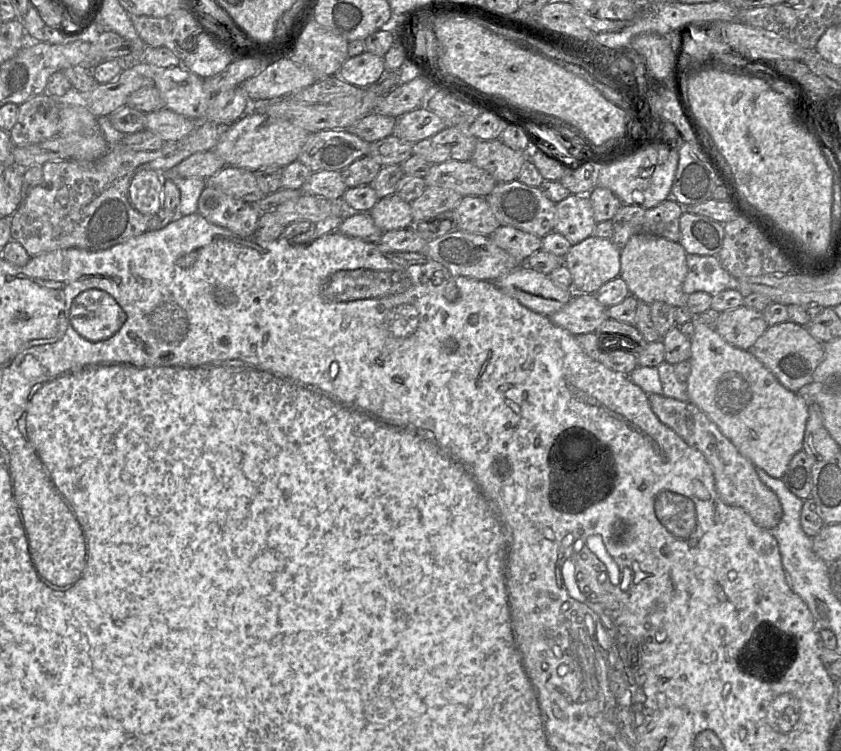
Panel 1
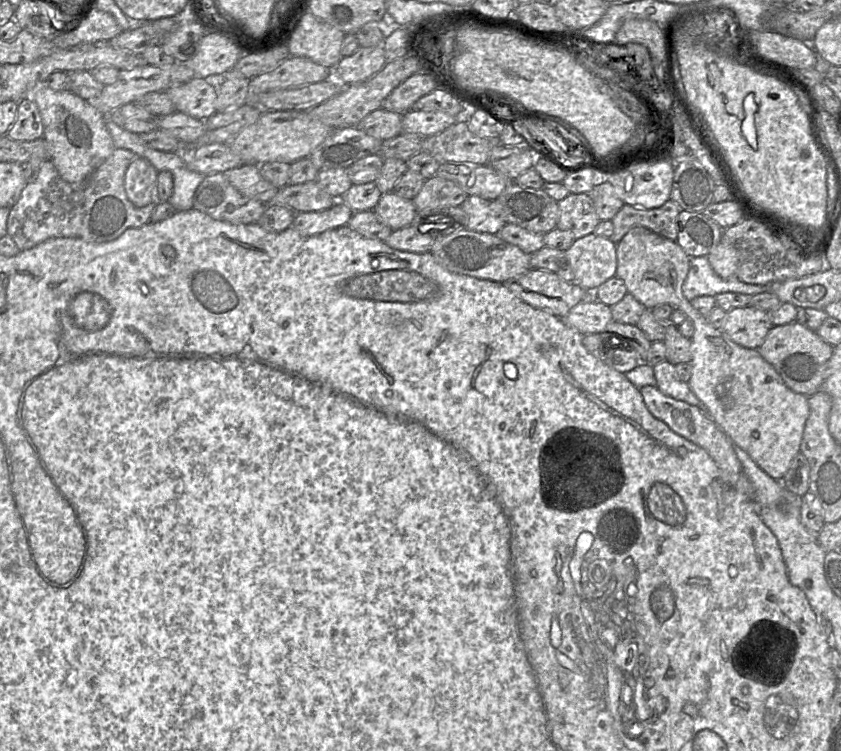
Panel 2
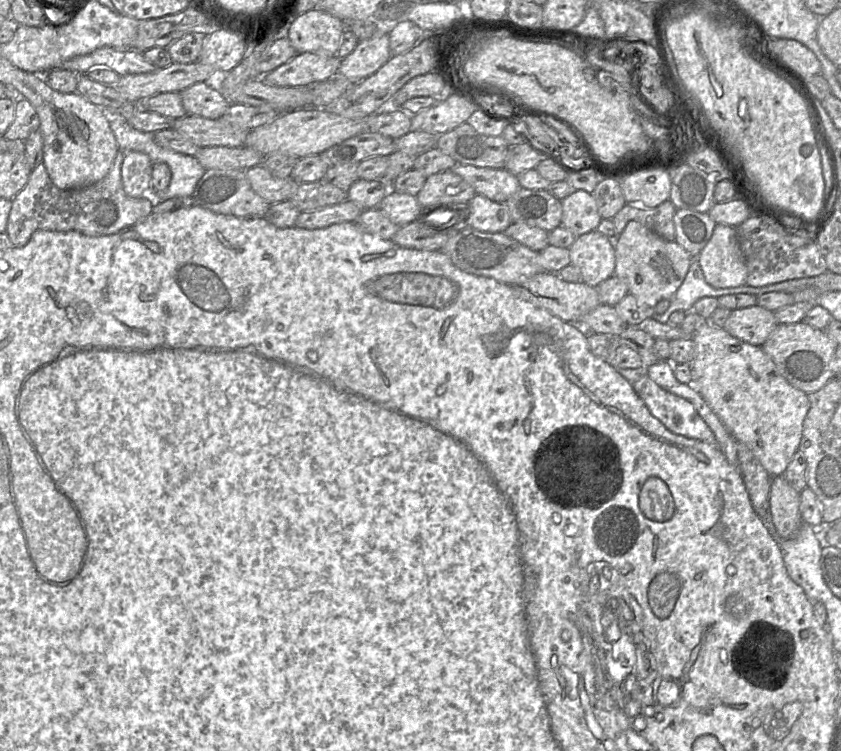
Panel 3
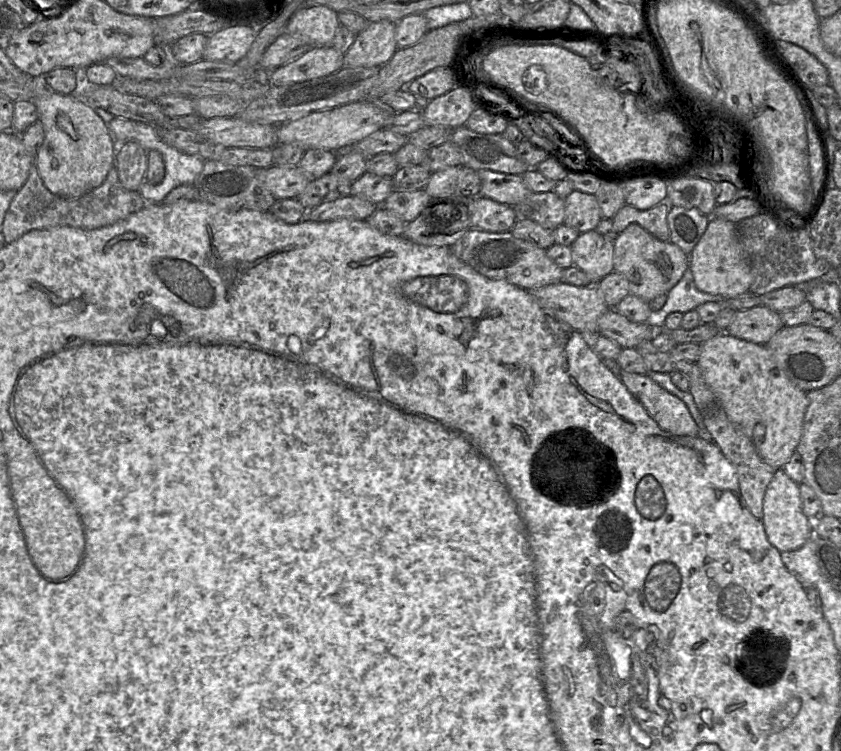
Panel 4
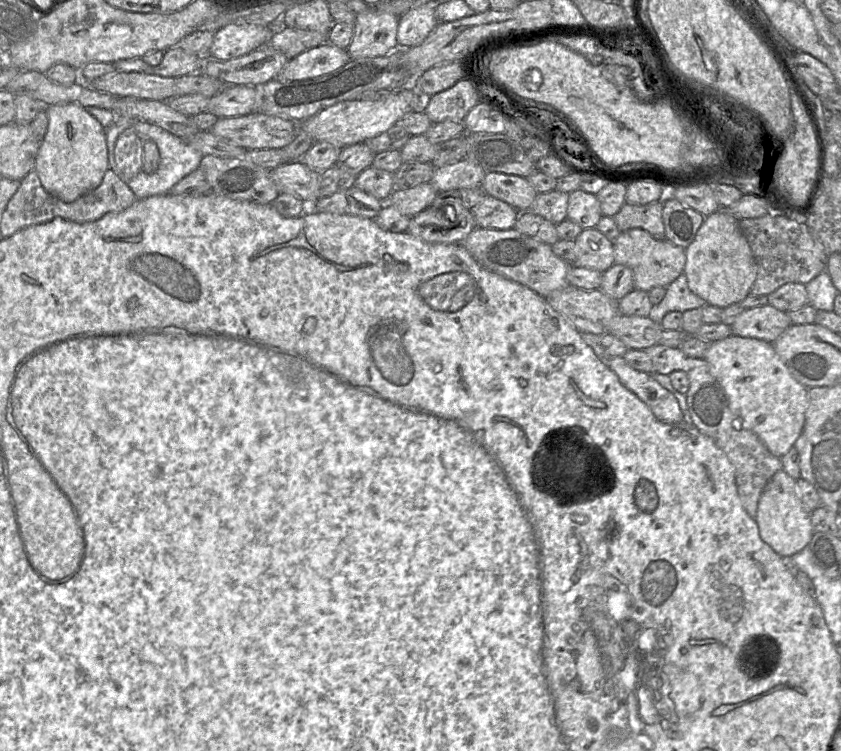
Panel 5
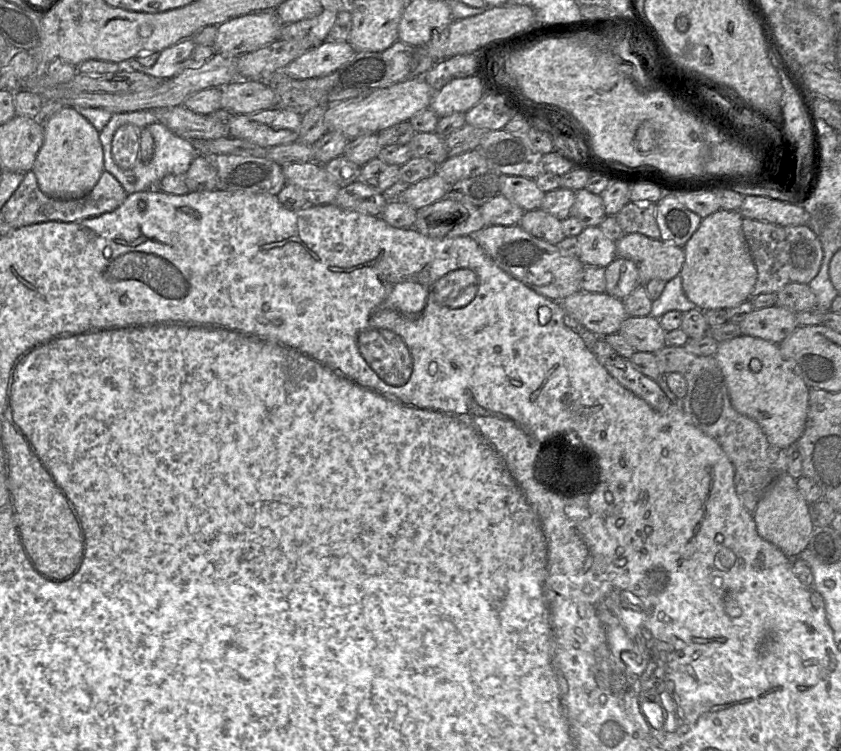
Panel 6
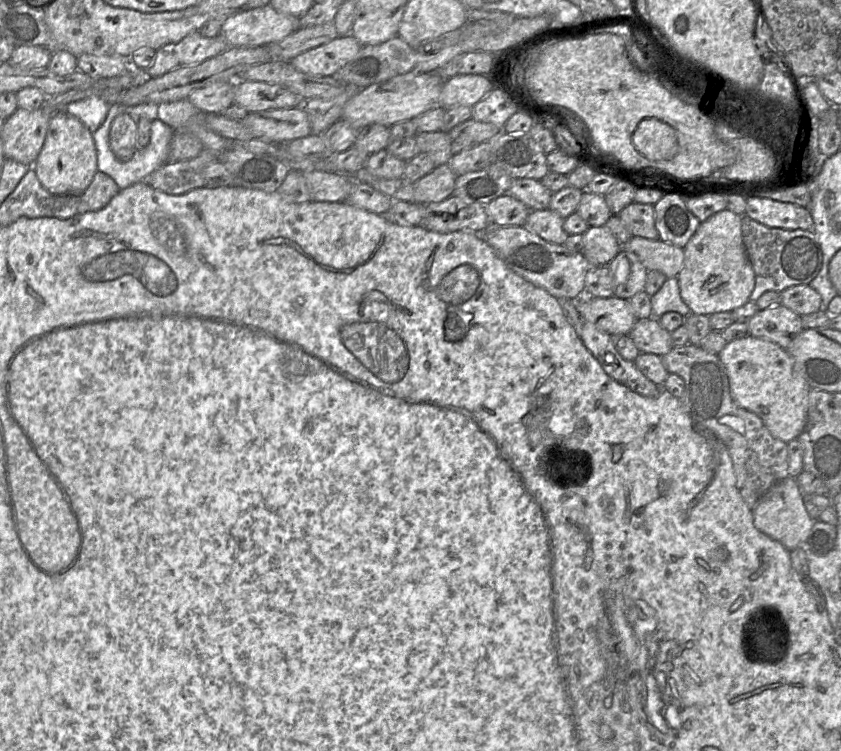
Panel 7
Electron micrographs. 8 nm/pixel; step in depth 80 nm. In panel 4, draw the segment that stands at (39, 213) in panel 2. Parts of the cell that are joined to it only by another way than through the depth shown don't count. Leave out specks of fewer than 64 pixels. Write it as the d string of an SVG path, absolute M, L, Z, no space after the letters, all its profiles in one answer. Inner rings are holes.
M33 166L27 181L10 203L1 231L8 244L34 229L70 226L93 230L124 220L143 210L147 204L149 203L138 191L128 190L121 184L115 166L109 170L105 181L99 187L77 199L66 199L51 193L45 187L37 168Z

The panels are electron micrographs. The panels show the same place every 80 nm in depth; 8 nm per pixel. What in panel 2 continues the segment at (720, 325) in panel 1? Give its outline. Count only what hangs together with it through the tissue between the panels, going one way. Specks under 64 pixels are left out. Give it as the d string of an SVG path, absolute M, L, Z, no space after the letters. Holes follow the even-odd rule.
M747 306L727 312L721 330L736 344L758 349L772 327L773 323L767 312Z

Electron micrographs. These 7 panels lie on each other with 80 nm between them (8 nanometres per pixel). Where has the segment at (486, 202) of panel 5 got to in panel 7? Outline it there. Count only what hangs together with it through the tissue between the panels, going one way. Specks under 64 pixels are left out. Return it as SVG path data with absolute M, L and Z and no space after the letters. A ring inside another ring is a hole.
M509 193L492 200L486 210L490 223L495 226L524 226L531 212L526 204Z

